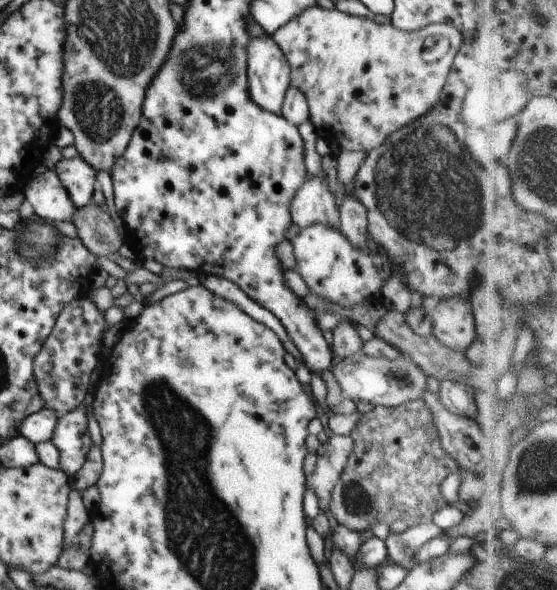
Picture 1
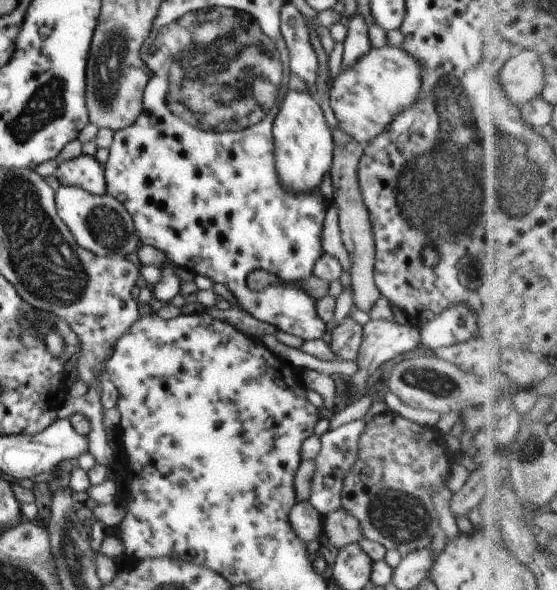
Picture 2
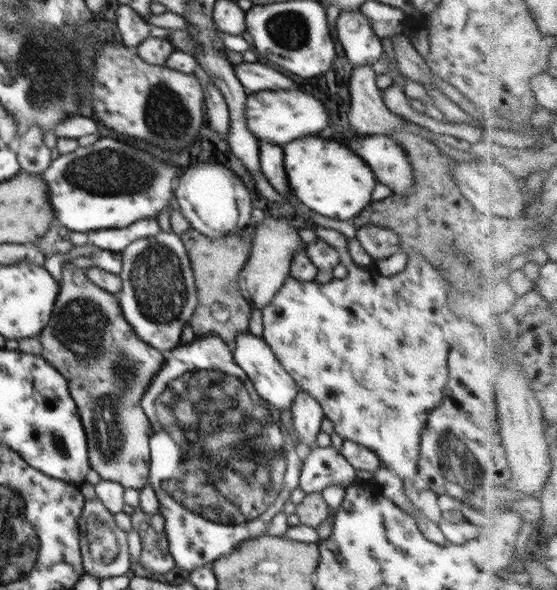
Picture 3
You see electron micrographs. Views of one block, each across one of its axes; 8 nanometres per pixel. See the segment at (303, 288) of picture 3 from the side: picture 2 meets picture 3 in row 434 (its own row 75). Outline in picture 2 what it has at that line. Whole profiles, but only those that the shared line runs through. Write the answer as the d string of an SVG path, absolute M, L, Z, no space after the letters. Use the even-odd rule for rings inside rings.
M371 47L368 54L332 80L329 101L339 127L363 145L378 136L392 119L412 108L422 86L419 62L402 47Z

